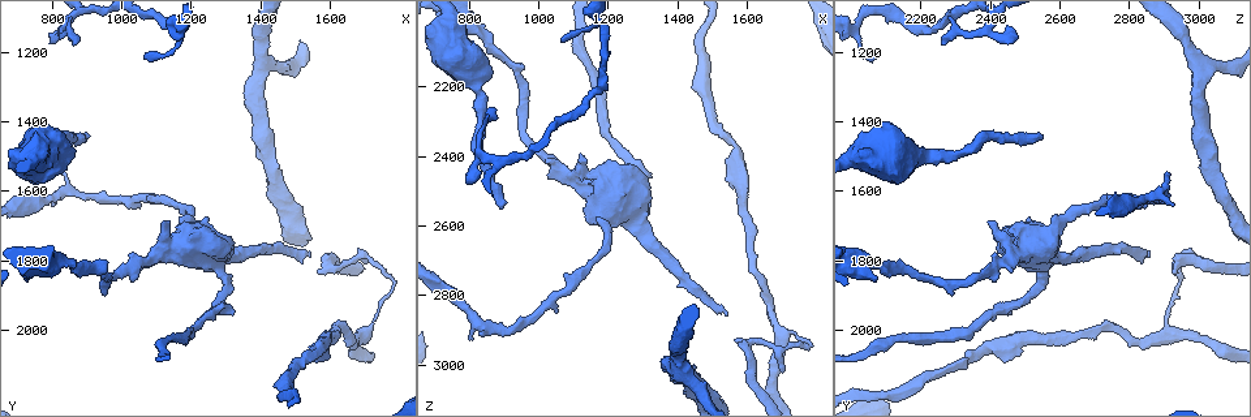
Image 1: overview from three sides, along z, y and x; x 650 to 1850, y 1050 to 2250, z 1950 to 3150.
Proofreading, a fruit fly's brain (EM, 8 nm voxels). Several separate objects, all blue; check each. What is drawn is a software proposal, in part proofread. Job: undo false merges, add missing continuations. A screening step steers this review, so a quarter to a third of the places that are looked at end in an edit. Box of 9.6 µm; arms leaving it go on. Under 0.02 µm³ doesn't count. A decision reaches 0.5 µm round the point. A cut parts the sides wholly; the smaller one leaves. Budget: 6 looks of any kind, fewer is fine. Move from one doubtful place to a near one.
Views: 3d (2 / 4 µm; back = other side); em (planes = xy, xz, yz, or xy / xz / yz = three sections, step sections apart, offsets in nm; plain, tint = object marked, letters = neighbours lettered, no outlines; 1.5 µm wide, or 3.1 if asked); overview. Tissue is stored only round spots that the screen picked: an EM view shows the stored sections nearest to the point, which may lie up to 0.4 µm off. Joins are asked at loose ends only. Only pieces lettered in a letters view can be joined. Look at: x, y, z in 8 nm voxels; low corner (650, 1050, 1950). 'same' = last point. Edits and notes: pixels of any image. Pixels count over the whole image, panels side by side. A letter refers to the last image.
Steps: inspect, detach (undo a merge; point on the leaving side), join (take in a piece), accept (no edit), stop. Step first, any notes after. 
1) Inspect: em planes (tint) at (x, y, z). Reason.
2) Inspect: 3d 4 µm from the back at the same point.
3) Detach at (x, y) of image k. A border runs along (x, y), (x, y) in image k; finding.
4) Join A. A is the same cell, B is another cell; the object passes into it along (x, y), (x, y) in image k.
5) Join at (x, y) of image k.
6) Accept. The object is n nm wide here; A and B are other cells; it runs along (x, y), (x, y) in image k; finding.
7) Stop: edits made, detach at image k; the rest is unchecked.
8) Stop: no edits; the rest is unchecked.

Inspect: em xz step 4 (letters) at (870, 1180, 2270). An open end.

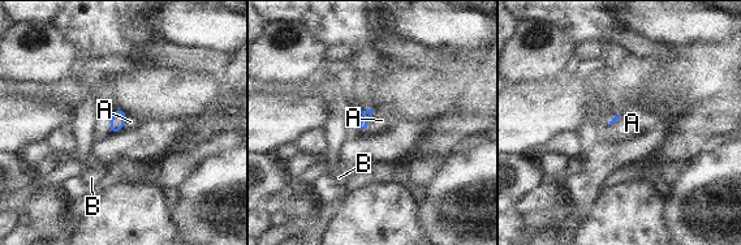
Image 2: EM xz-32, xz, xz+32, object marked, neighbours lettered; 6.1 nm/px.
Accept. A and B are other cells; a border runs along (374, 110), (370, 121), (360, 129) in image 2; no lettered piece goes on from it.

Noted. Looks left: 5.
Inspect: em planes (letters) at (890, 1450, 2550). Long arm stops here.

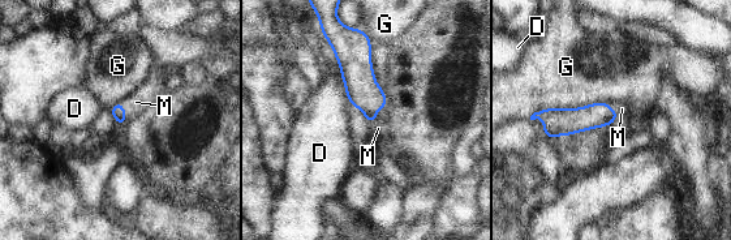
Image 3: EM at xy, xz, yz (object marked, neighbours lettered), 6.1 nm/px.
Join M. M is the same cell, D and G are other cells; the object passes into it along (361, 88), (375, 114), (378, 128) in image 3; it goes on there.

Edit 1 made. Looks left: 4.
Stop: edits made, join at image 3; the rest is unchecked.

